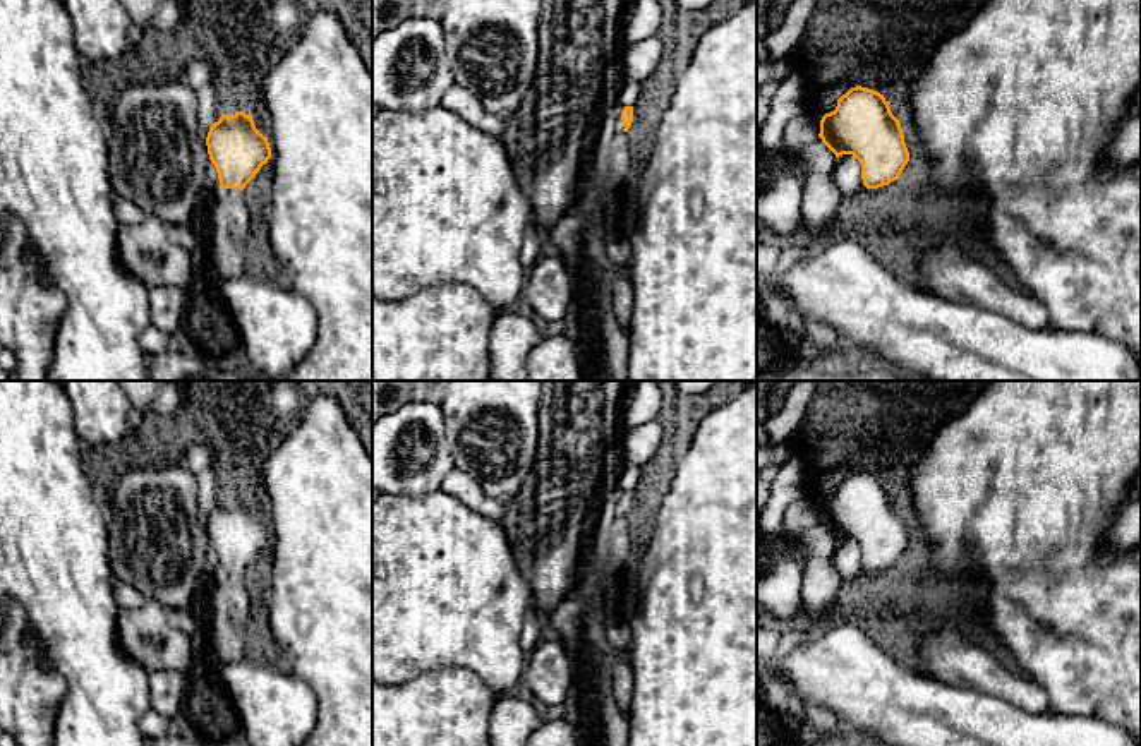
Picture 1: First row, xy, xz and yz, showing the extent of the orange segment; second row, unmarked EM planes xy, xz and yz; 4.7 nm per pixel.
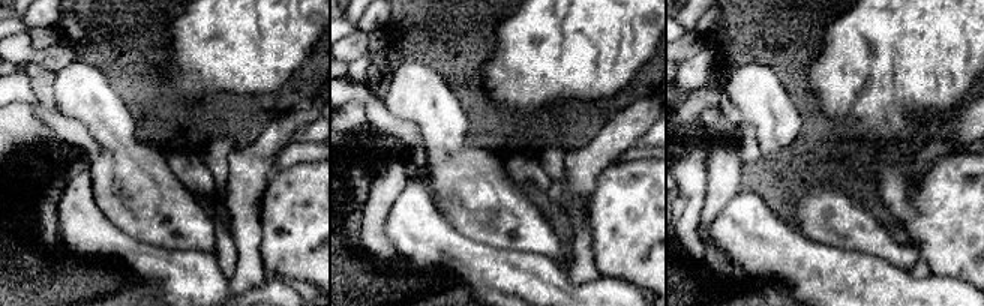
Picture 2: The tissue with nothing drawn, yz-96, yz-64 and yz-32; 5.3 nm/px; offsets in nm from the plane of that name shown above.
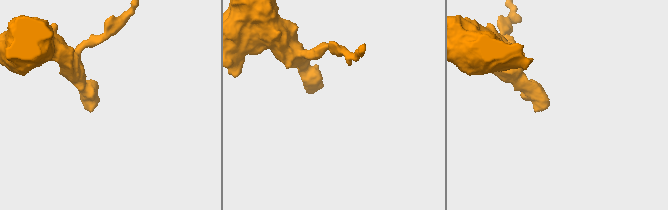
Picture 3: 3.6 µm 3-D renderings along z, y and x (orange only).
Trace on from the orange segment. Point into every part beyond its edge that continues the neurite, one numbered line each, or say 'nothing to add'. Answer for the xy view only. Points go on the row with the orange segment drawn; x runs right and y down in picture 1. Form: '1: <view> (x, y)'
1: xy (229, 213)

